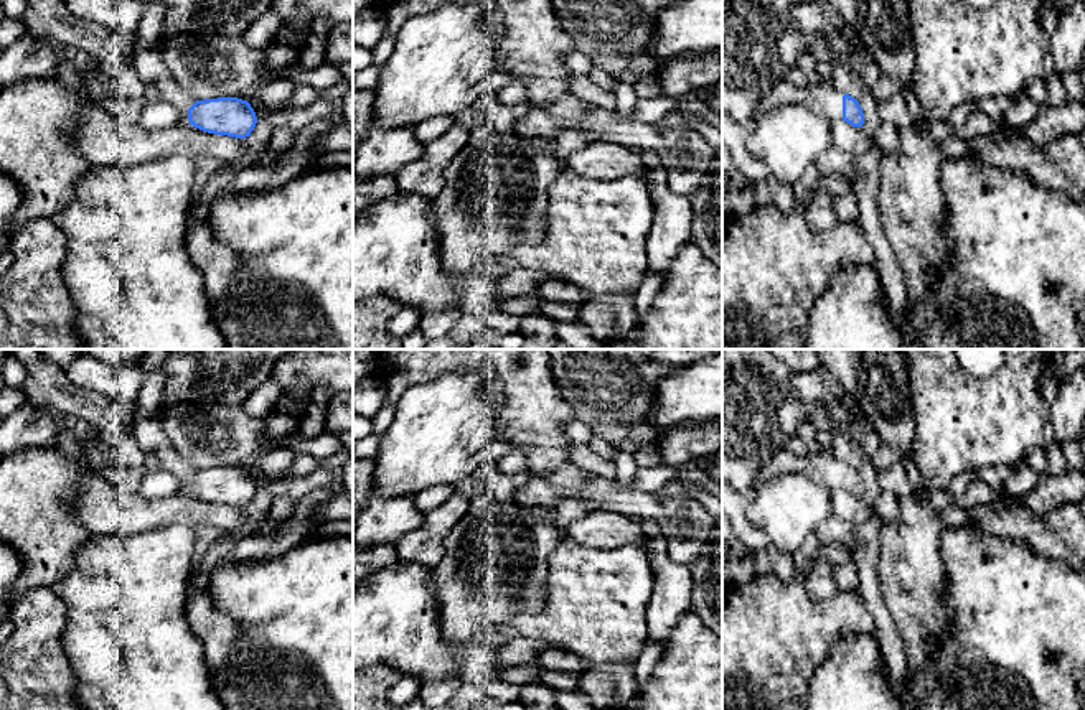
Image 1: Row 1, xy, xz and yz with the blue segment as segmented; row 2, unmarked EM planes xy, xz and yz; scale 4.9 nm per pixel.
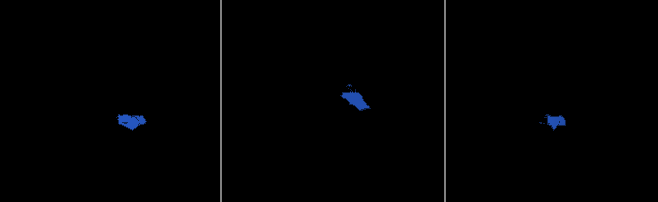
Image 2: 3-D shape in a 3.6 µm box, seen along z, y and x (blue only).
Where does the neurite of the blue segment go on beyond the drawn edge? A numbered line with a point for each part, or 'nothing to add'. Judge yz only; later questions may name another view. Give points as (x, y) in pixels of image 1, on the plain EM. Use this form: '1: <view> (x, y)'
1: yz (825, 468)

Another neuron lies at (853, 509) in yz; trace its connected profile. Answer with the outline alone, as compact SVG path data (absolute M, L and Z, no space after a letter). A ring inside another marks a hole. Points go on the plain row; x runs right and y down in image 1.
M844 489L831 493L831 516L836 516L849 524L861 525L872 514L862 496L852 496Z

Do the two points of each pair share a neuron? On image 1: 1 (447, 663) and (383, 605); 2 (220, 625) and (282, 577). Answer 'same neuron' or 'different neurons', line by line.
1: same neuron
2: different neurons

